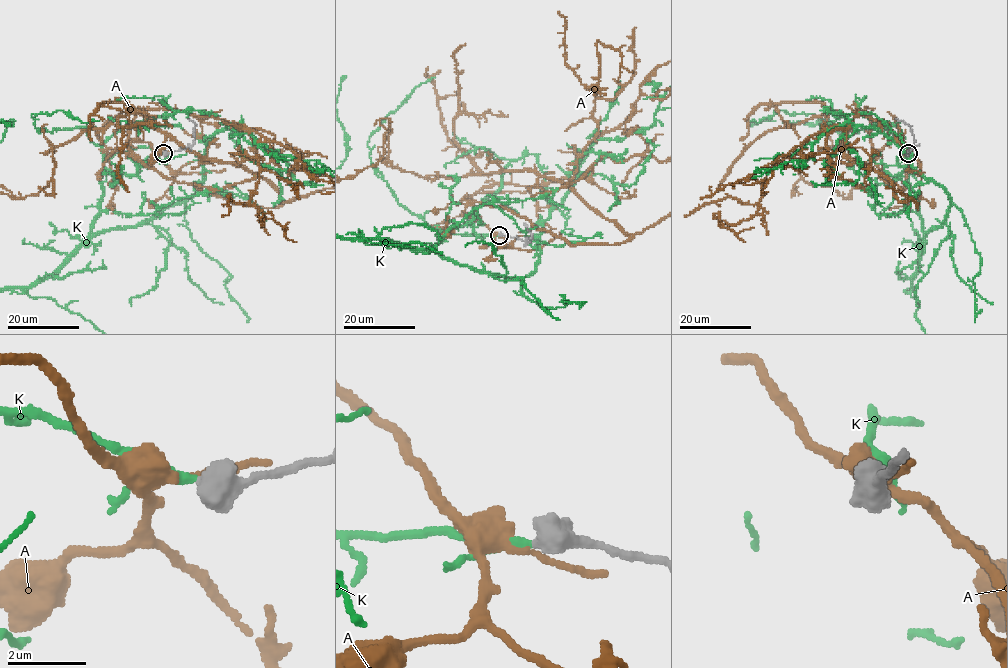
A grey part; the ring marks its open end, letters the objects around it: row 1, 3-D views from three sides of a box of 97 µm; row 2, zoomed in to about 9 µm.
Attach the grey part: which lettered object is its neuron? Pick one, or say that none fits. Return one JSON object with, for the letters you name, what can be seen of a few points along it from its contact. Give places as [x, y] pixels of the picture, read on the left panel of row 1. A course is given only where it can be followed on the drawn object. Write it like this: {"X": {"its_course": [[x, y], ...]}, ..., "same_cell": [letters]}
{"same_cell": ["K"]}

